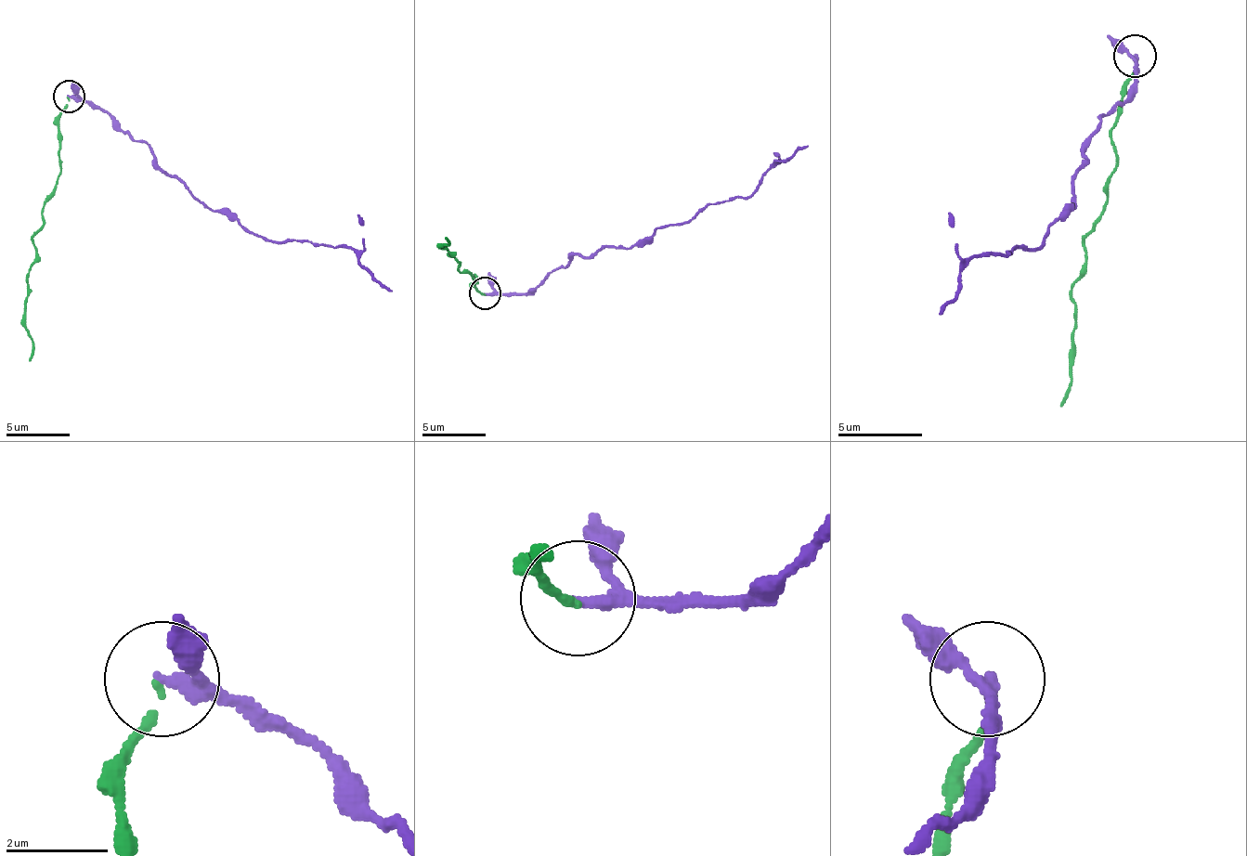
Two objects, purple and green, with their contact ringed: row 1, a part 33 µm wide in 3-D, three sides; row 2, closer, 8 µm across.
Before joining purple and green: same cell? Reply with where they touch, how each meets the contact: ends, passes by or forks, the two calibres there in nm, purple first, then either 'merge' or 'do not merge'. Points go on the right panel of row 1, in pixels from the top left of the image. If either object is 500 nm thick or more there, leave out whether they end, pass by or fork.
at (1135, 56); purple passes by; green ends there; 200 nm thick on the purple side, 110 nm on the other; do not merge

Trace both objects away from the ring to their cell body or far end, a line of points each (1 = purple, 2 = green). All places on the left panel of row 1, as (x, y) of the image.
1: (68, 97), (84, 97), (135, 142), (145, 142), (161, 167), (243, 227), (268, 240), (348, 247), (393, 291)
2: (68, 97), (58, 119), (58, 183), (43, 209), (43, 227), (32, 238), (36, 260), (27, 278), (30, 361)

